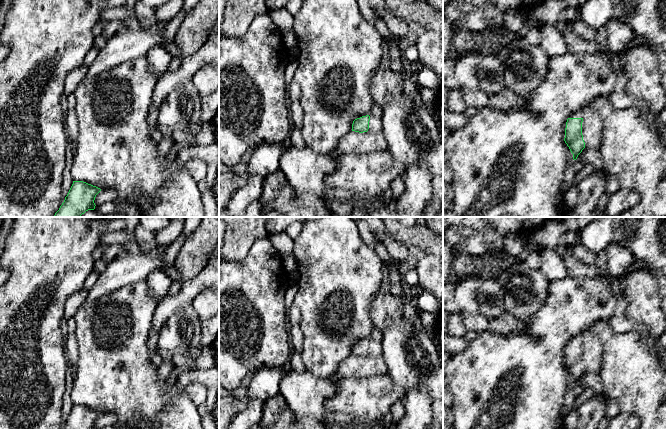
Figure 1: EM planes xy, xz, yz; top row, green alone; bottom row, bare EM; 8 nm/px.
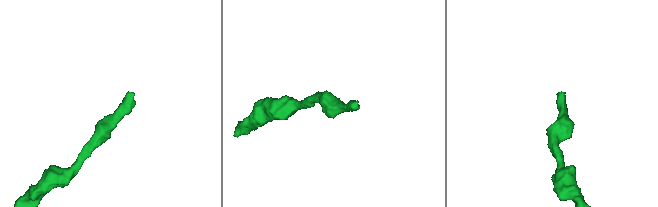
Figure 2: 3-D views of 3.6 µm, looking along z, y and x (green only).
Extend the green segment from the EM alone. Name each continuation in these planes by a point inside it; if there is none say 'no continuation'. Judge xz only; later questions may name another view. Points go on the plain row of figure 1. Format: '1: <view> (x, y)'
1: xz (375, 348)

